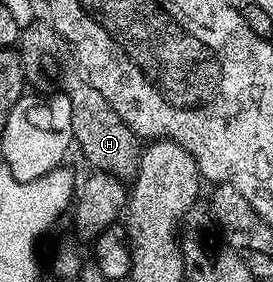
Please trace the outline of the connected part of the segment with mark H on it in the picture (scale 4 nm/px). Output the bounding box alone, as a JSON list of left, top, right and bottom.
[19,20,142,180]

